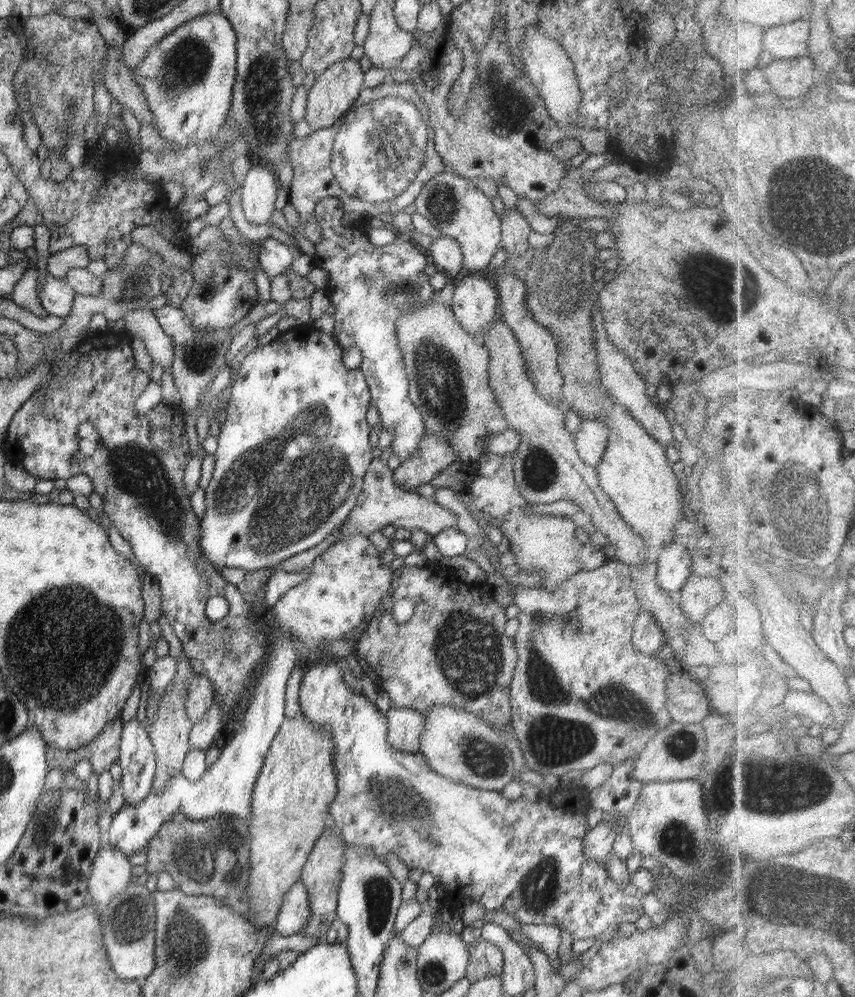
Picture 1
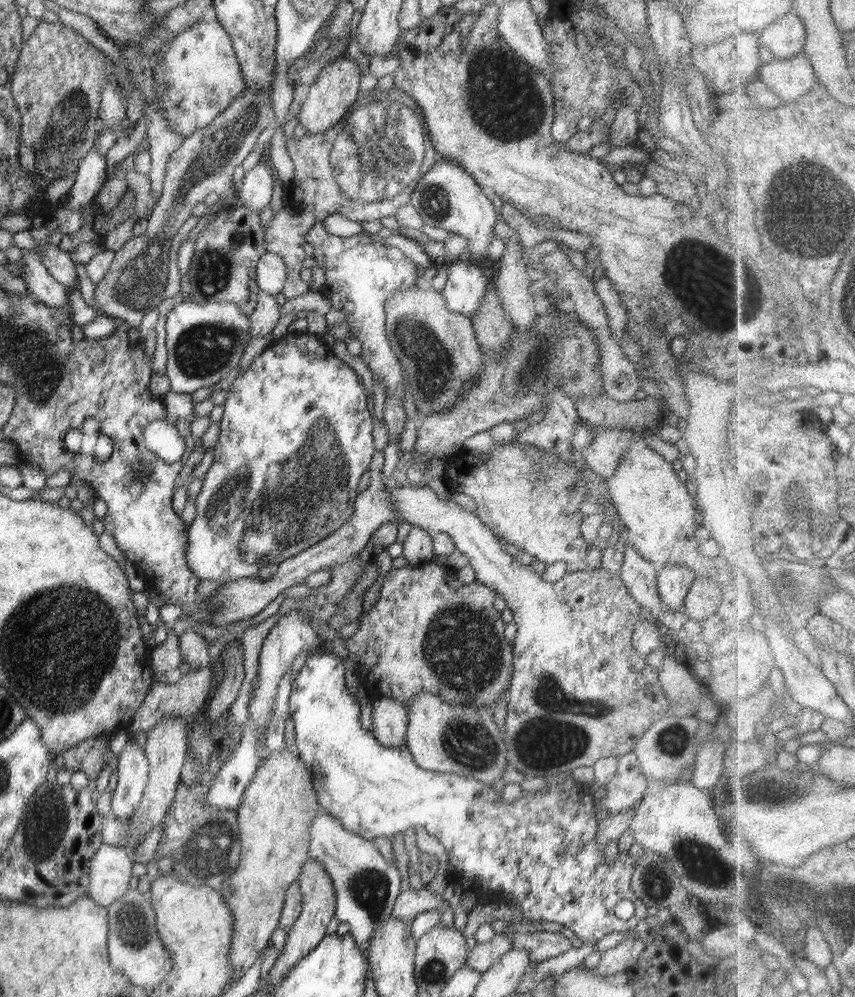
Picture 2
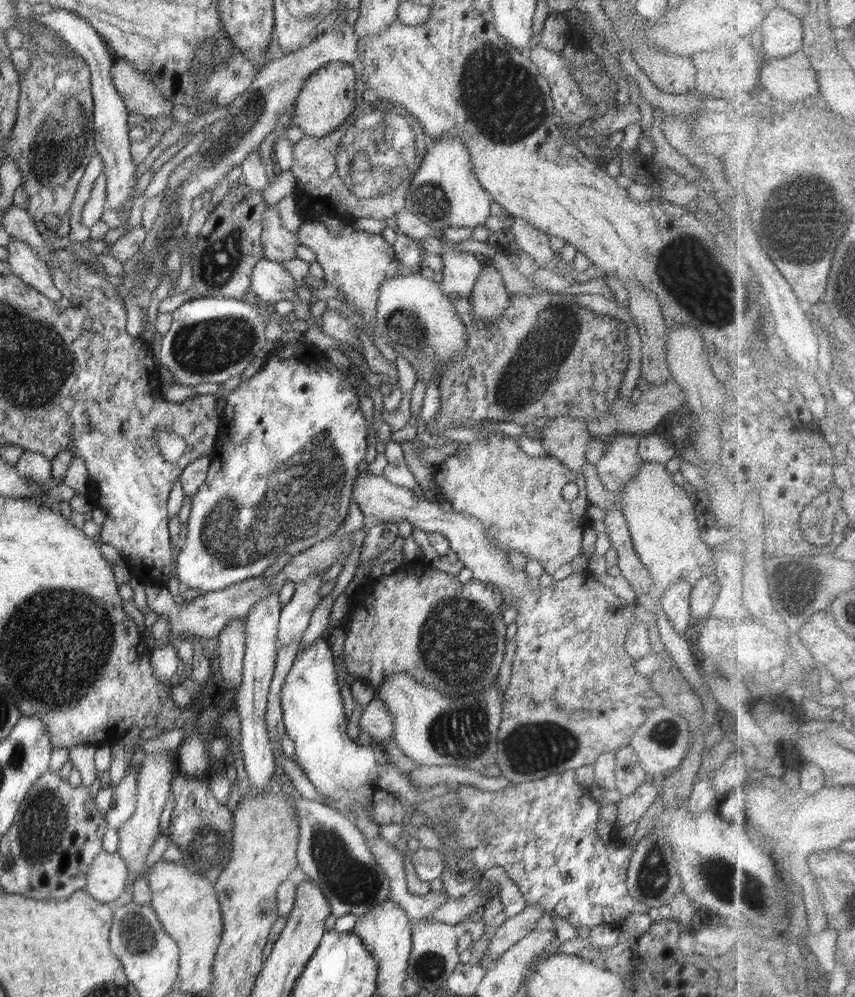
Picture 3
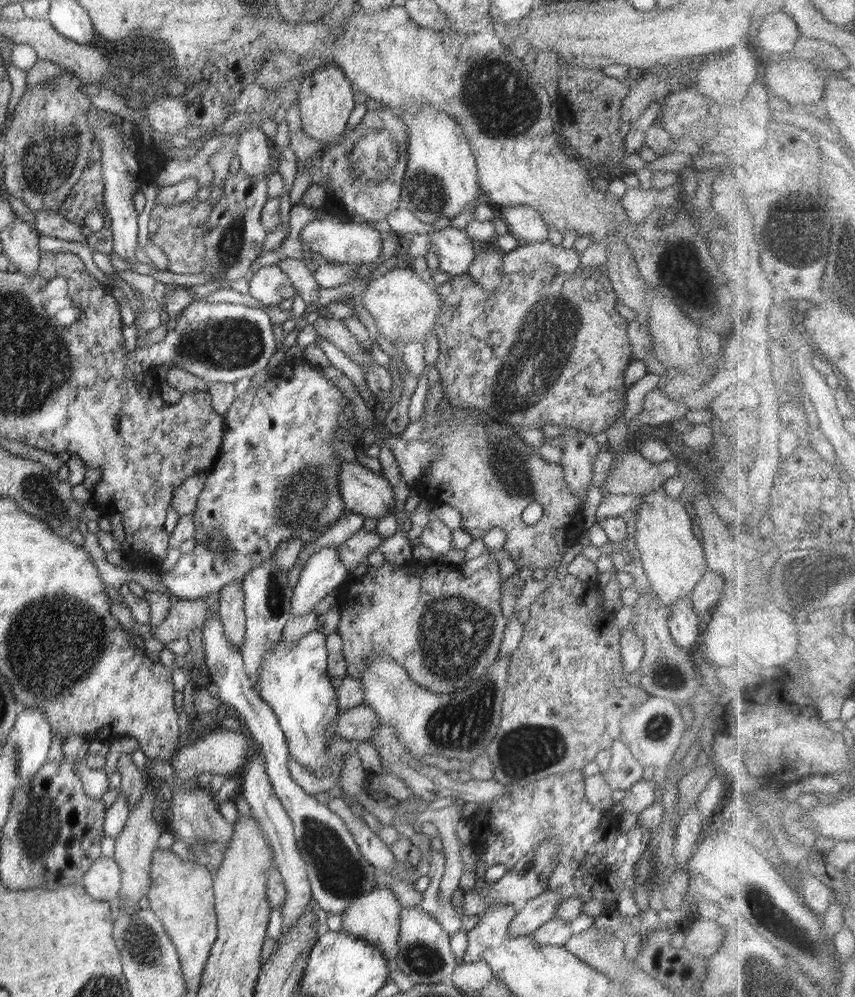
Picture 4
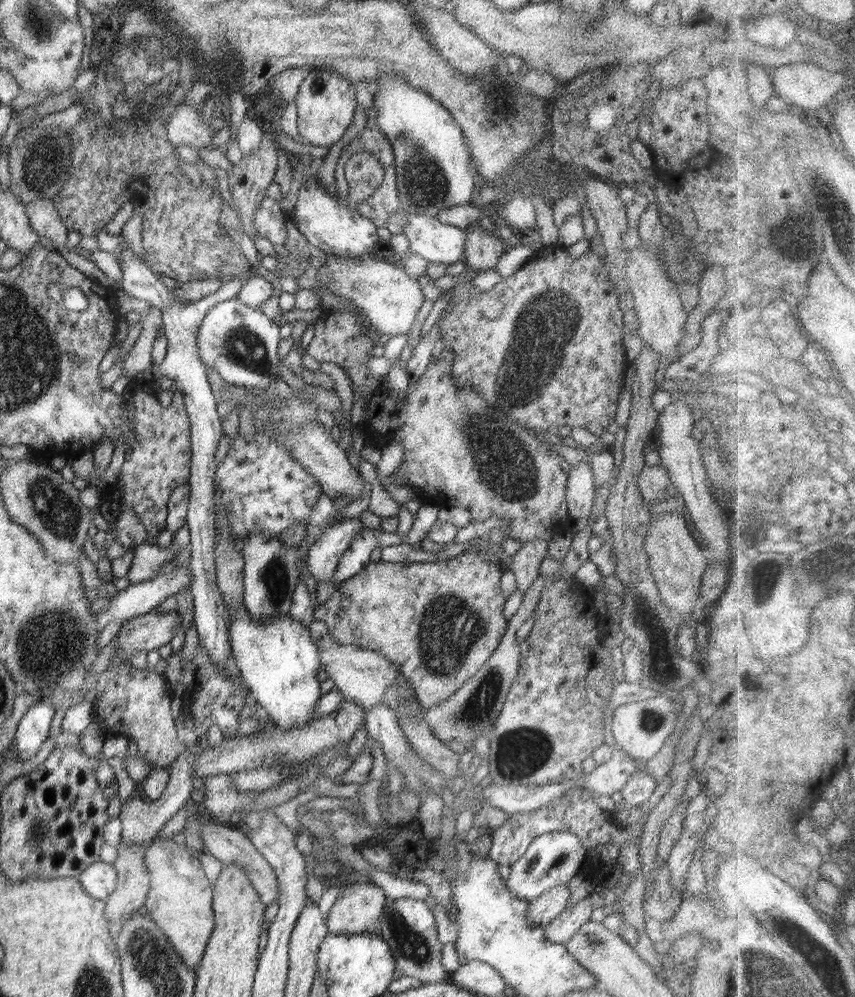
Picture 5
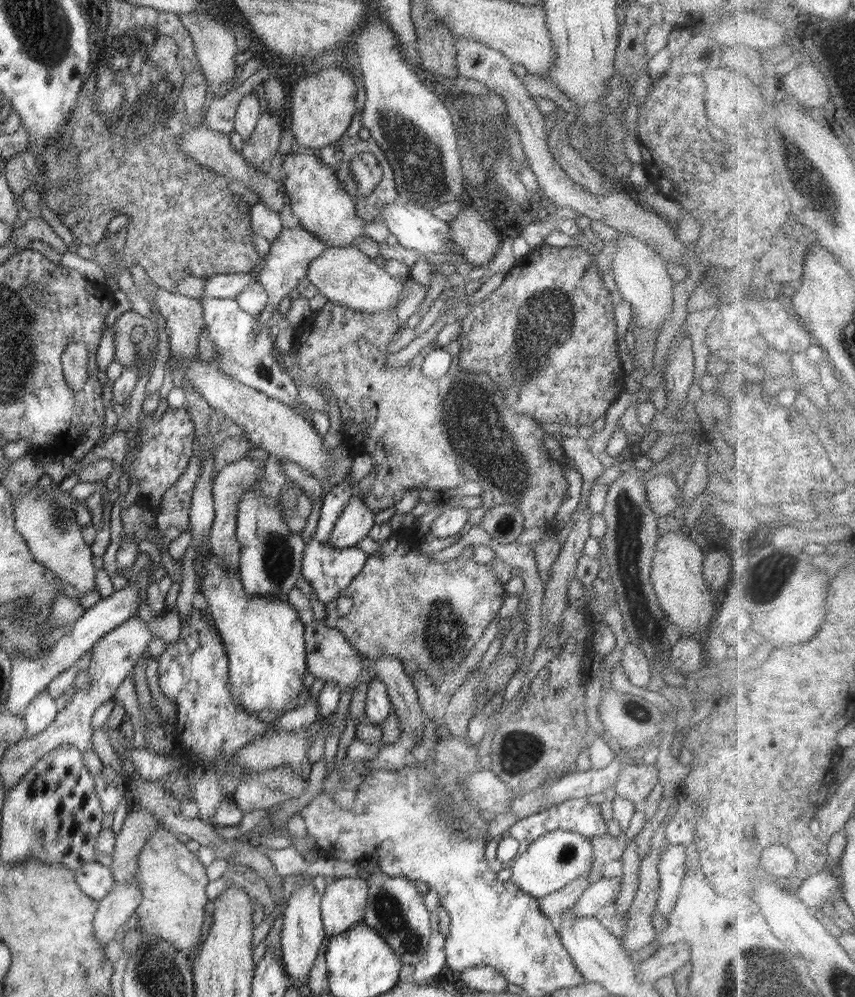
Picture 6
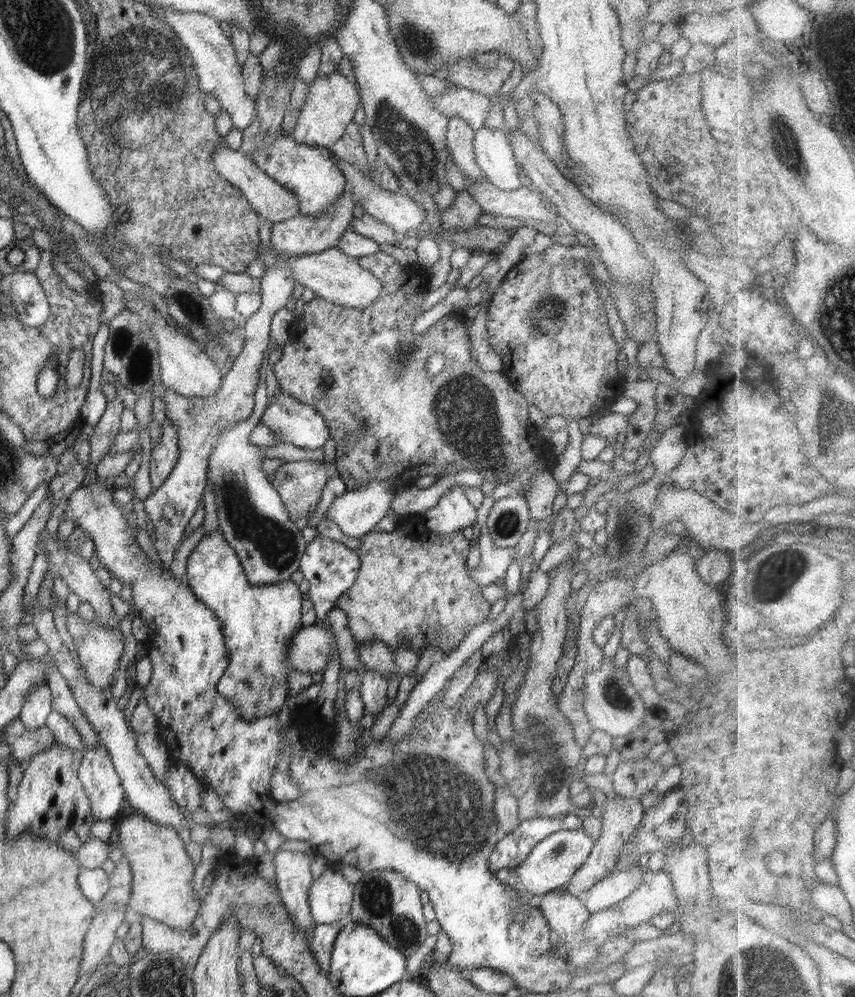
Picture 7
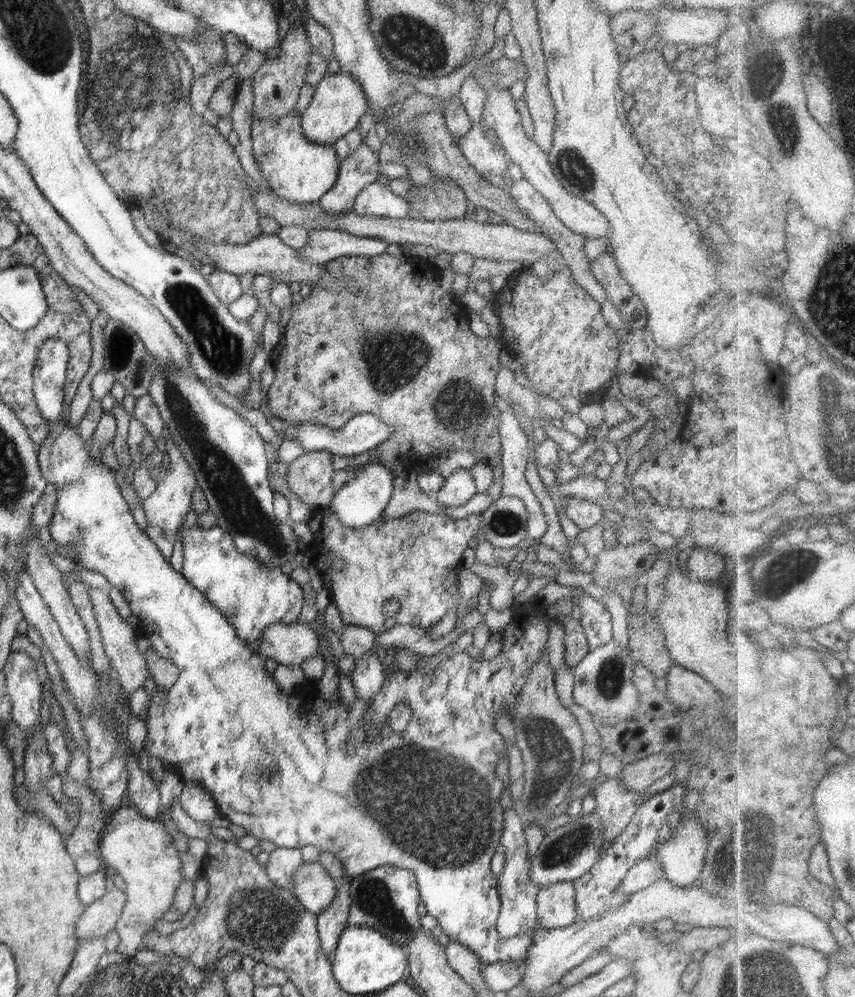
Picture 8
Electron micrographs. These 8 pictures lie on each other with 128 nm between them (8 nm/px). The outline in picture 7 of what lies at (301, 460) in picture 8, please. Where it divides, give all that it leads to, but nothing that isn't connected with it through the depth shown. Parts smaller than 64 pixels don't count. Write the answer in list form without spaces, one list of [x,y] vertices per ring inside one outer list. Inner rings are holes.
[[[309,460],[292,462],[287,466],[279,467],[275,471],[273,485],[285,504],[290,518],[295,521],[296,518],[308,516],[308,514],[311,514],[317,508],[322,490],[328,480],[324,462]]]

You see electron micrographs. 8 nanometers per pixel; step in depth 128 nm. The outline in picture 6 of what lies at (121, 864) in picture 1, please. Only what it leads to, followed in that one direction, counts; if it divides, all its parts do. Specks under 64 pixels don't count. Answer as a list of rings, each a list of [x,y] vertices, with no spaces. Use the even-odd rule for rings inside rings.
[[[96,860],[75,871],[78,887],[95,901],[101,901],[115,886],[112,870]]]

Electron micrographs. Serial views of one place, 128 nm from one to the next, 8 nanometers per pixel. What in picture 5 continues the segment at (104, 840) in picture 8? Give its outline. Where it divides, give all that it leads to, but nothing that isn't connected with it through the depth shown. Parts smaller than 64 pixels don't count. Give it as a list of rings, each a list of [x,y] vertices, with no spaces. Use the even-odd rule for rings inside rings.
[[[156,838],[145,852],[145,866],[150,872],[150,891],[145,900],[146,914],[152,919],[186,966],[196,970],[202,961],[214,930],[213,887],[201,862],[182,844]]]

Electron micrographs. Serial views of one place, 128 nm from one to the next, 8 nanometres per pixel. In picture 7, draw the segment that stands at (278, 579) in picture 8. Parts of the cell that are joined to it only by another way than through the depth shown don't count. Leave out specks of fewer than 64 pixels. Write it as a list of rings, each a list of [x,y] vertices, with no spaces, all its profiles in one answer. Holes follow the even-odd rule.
[[[220,530],[204,535],[190,552],[186,562],[186,584],[190,586],[199,602],[222,622],[220,626],[230,663],[224,675],[220,677],[216,690],[234,704],[236,712],[244,719],[256,719],[258,716],[284,711],[289,698],[286,680],[288,672],[293,670],[292,665],[286,661],[286,654],[292,636],[303,626],[300,619],[302,596],[305,592],[303,587],[292,580],[282,580],[278,584],[250,584],[234,548],[228,544]]]

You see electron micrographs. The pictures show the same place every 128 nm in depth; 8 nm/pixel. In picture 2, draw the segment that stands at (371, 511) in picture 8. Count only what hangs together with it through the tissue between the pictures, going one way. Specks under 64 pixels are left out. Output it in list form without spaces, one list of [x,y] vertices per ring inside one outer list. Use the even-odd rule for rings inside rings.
[[[297,610],[291,611],[285,616],[280,616],[277,623],[270,629],[259,652],[258,676],[260,679],[256,681],[256,689],[254,689],[252,699],[249,699],[249,715],[246,722],[242,725],[240,743],[236,745],[234,751],[223,753],[224,762],[222,767],[212,774],[213,778],[208,784],[206,795],[204,795],[204,805],[217,808],[217,810],[234,812],[241,806],[242,794],[244,794],[246,787],[250,784],[254,774],[256,774],[256,770],[261,765],[260,748],[265,746],[264,732],[268,724],[270,724],[274,696],[278,692],[280,680],[282,680],[284,672],[291,668],[292,662],[296,660],[296,656],[300,652],[321,648],[321,644],[320,636],[314,631],[310,622],[306,620],[306,616],[298,613]]]

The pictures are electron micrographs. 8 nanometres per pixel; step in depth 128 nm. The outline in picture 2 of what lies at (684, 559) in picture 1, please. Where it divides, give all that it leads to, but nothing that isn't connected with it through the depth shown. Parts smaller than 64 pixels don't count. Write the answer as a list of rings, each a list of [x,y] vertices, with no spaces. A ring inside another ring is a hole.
[[[674,563],[659,569],[657,591],[670,612],[678,613],[684,606],[684,599],[694,582],[694,571],[688,564]]]

